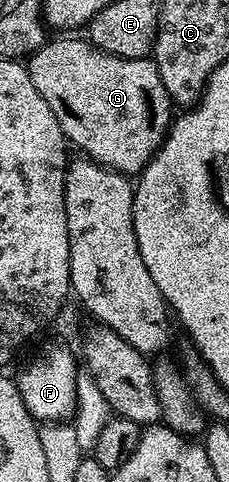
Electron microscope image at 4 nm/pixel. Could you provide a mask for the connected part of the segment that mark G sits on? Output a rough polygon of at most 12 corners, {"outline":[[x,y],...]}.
{"outline":[[71,36],[26,59],[72,147],[138,176],[173,103],[150,57]]}

